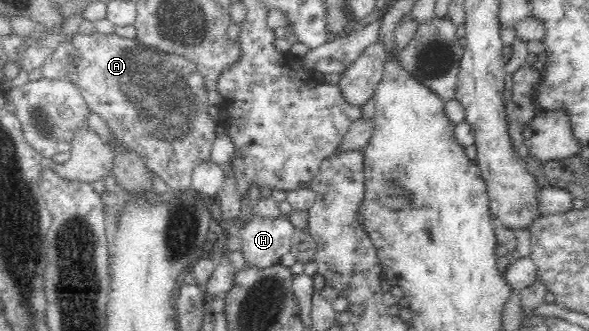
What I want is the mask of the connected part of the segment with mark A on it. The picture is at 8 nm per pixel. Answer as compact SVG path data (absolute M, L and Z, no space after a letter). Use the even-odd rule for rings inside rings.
M98 31L89 32L89 34L77 33L73 37L73 44L60 44L59 49L53 49L51 57L47 57L43 60L40 69L43 76L47 80L67 79L73 81L75 86L79 88L82 96L85 99L86 104L91 112L98 114L111 131L111 134L115 134L116 138L120 141L120 144L124 146L131 146L137 153L140 154L141 159L144 161L145 167L151 172L159 176L168 186L168 190L171 193L181 192L182 190L191 188L193 168L205 160L209 160L212 152L213 144L216 140L216 120L208 112L208 92L207 85L203 75L199 73L195 63L192 63L189 59L179 57L173 54L167 54L161 52L155 48L145 46L141 41L131 38L123 38L116 33L103 34ZM69 57L77 57L79 64L77 68L70 68L66 62Z

